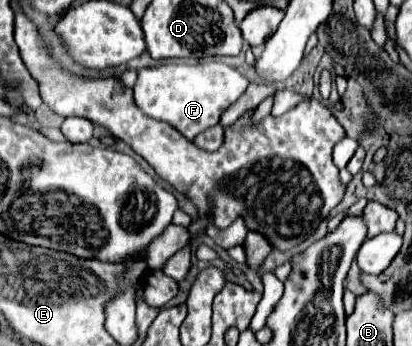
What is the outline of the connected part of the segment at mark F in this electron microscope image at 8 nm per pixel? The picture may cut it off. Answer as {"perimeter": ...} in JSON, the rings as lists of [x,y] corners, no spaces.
{"perimeter":[[[212,61],[202,65],[160,65],[138,69],[138,81],[134,85],[134,103],[142,111],[150,111],[154,119],[168,121],[187,139],[216,125],[220,113],[230,107],[248,87],[248,79],[236,69]]]}

